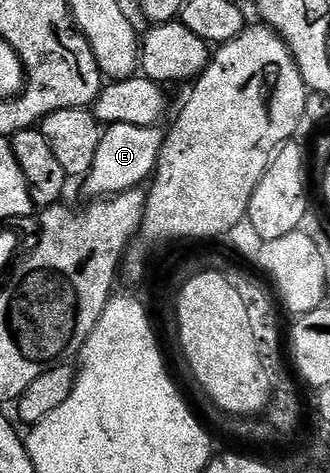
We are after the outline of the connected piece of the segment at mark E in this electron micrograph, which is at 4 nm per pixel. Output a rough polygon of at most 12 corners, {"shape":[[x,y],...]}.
{"shape":[[107,125],[82,180],[88,198],[119,196],[156,171],[160,126]]}

